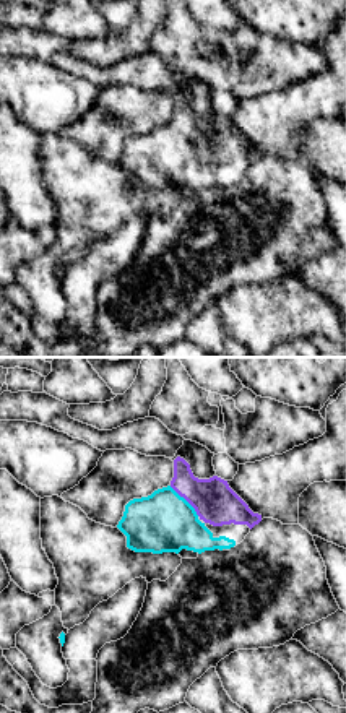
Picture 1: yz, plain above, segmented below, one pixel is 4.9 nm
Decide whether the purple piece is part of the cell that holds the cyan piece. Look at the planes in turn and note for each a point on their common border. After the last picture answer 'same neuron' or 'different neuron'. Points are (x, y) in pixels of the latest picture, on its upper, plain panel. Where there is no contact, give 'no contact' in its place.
contact (185, 137)

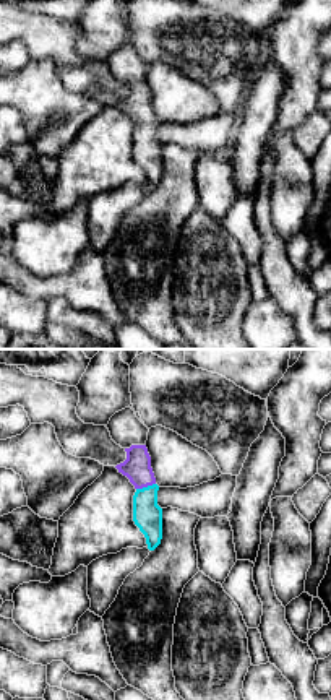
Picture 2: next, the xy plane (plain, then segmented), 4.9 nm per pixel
contact (145, 124)

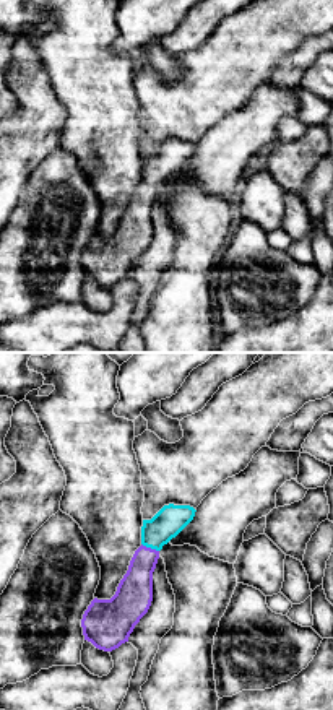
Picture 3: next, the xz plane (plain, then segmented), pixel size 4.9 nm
contact (150, 182)

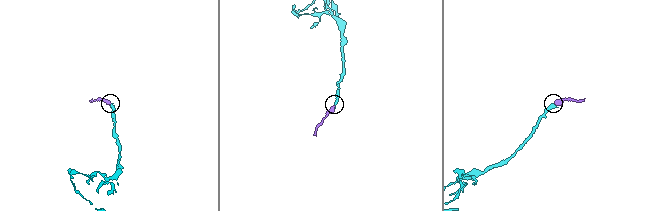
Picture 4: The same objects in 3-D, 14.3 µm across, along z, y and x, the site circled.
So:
same neuron

